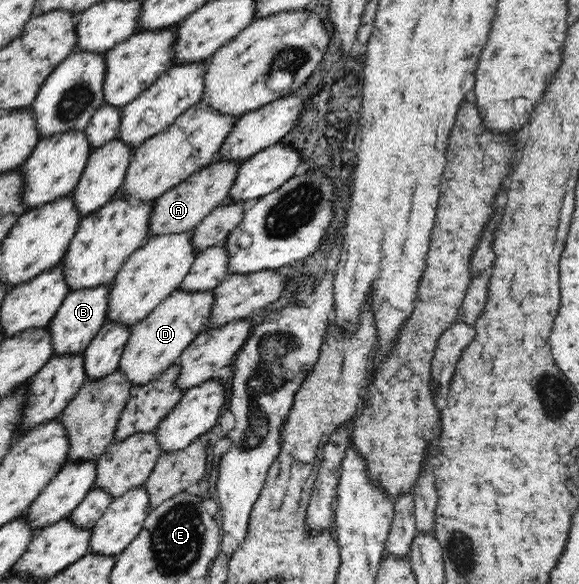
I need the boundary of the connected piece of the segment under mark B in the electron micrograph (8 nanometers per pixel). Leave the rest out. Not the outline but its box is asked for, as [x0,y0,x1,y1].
[48,283,111,354]

